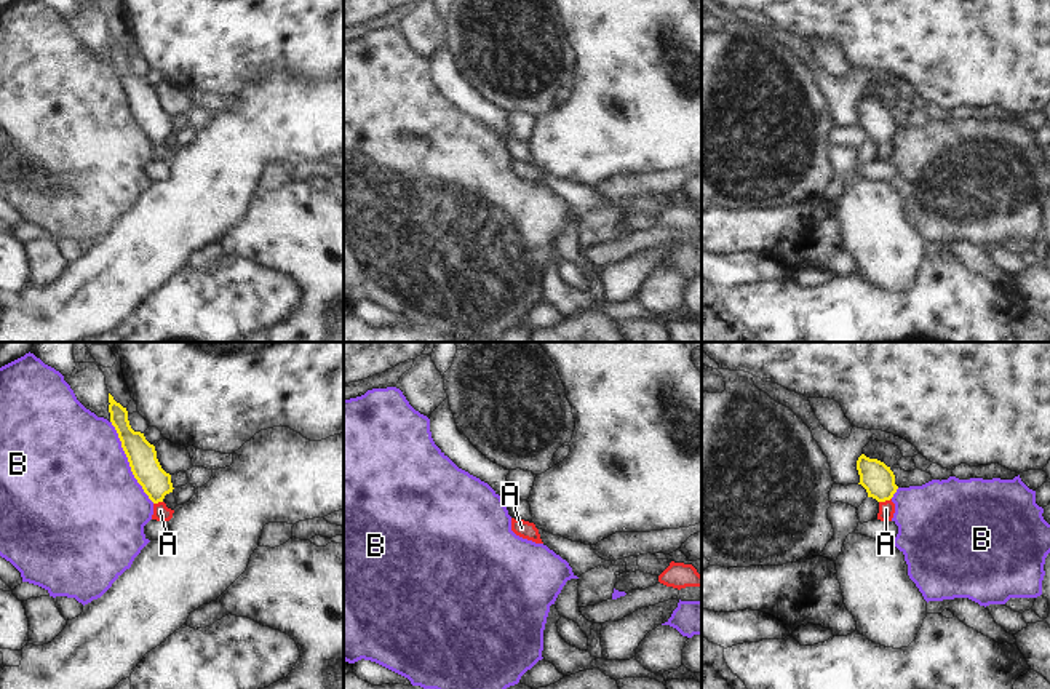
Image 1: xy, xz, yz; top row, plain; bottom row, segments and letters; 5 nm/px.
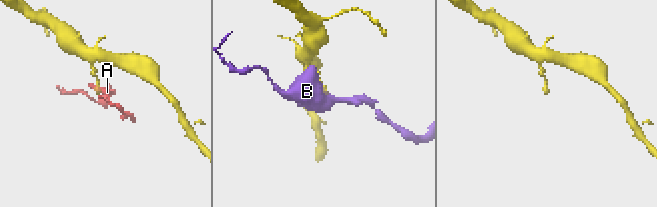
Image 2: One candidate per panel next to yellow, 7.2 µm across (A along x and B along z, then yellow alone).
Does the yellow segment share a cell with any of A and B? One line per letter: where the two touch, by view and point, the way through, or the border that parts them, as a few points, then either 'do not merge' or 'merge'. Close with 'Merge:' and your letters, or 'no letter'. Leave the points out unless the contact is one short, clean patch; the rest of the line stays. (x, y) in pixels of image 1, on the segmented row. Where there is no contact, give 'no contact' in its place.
A: meets yellow in yz at (884, 501); runs through yz (878, 478), (884, 501), (886, 509); merge
B: meets yellow in xy at (128, 461); do not merge
Merge: A

